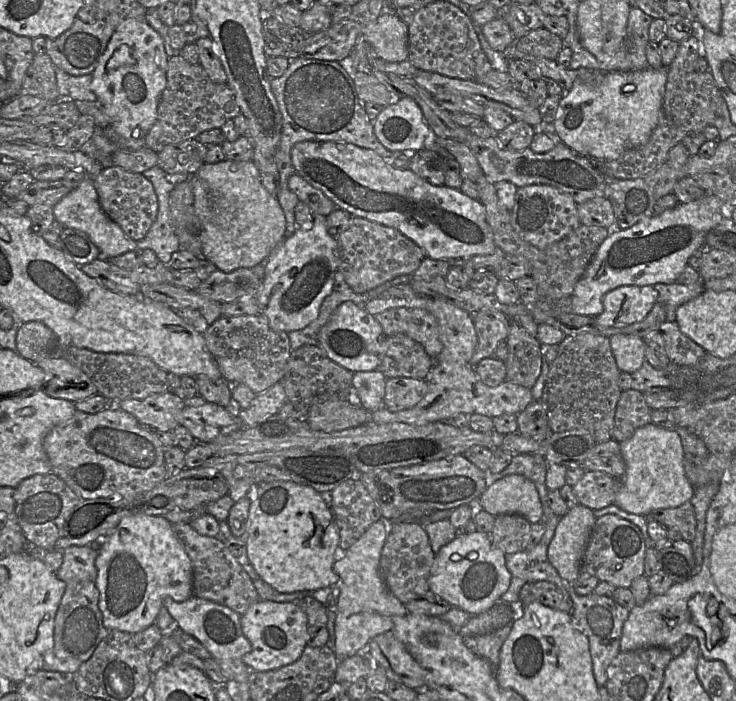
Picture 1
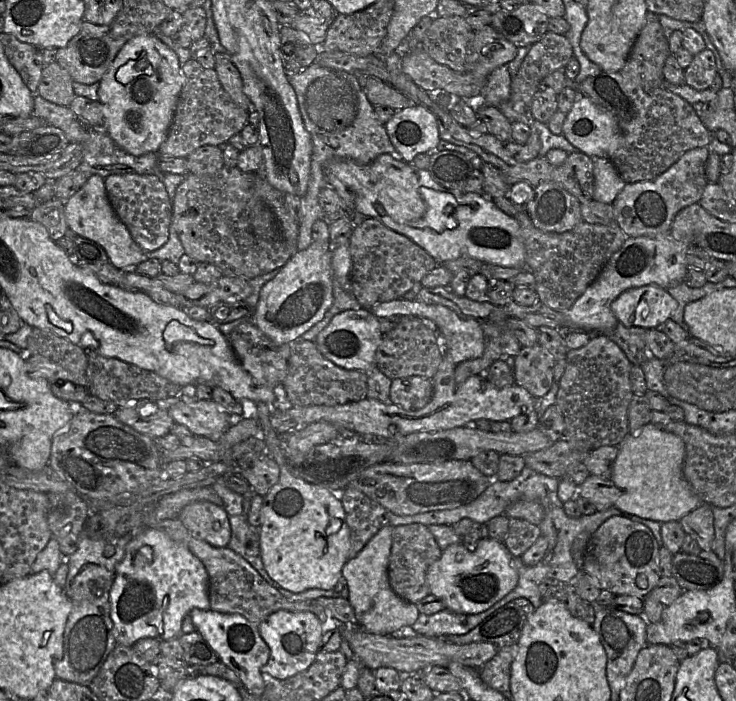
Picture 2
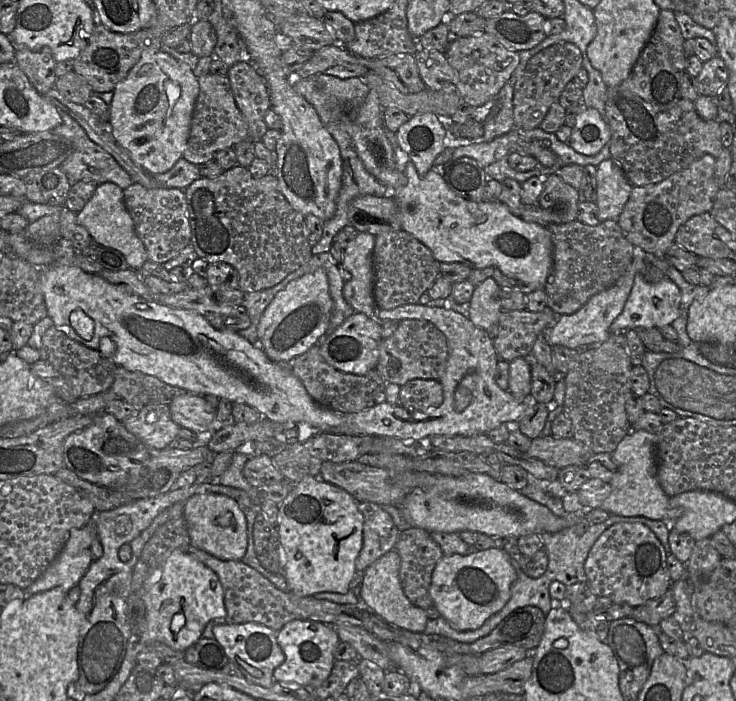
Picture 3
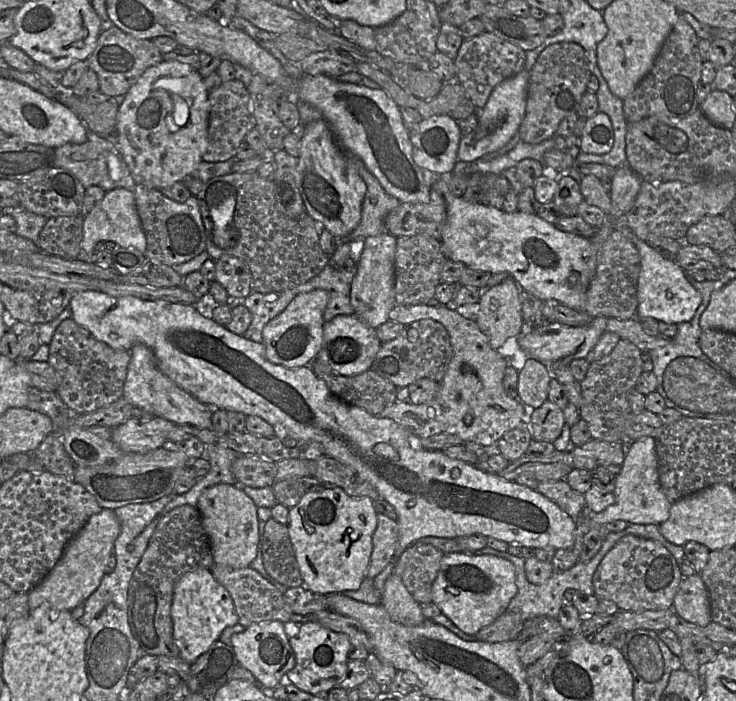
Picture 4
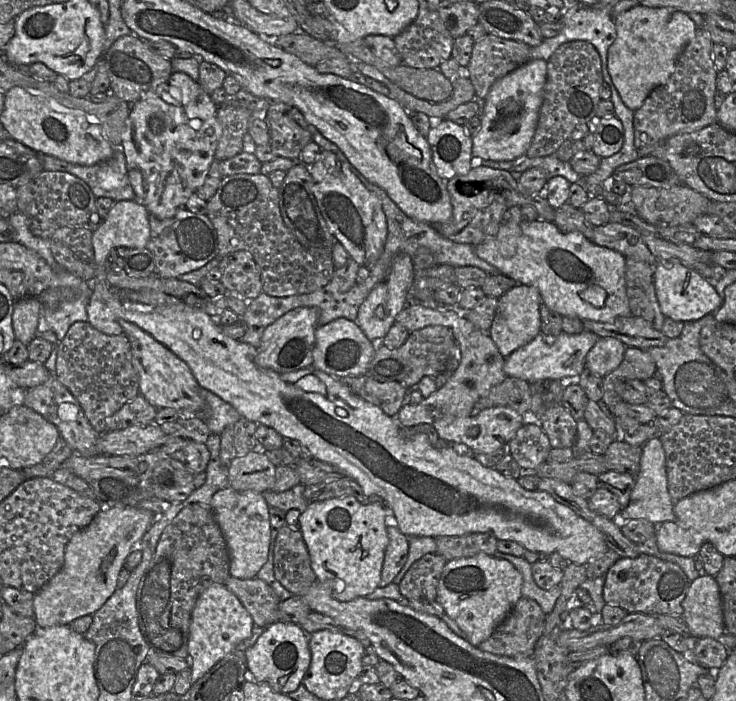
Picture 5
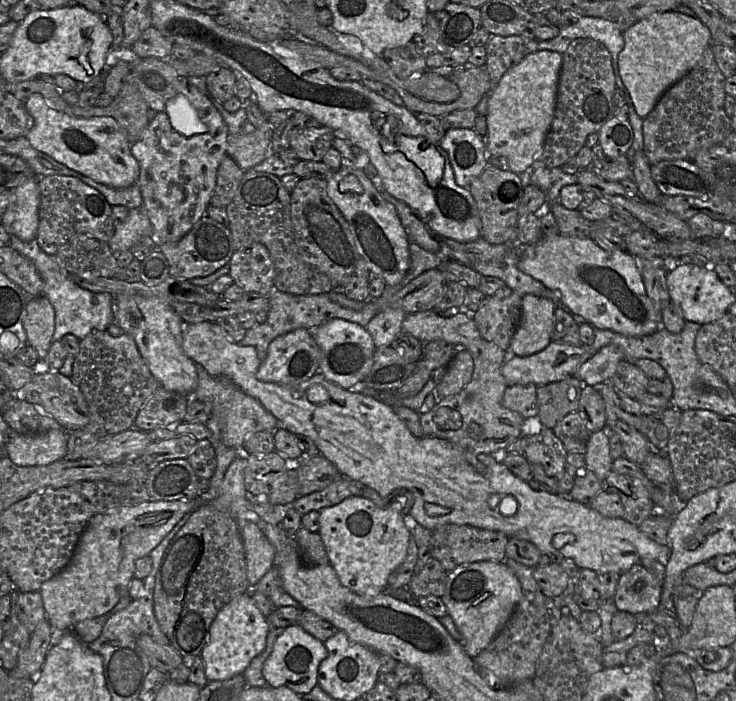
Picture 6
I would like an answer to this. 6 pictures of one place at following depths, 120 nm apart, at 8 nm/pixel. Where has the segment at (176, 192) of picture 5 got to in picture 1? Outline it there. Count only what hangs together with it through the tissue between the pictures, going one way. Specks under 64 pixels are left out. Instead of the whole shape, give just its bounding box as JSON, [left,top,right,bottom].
[90,18,167,139]

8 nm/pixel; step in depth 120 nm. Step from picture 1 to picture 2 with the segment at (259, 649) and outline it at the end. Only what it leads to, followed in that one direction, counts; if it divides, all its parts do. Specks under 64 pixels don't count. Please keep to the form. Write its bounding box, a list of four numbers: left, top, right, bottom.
[258,610,323,680]

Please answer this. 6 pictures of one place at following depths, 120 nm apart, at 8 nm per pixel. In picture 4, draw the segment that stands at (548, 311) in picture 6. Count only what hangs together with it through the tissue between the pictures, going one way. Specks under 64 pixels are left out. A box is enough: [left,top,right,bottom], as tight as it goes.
[476,278,524,349]

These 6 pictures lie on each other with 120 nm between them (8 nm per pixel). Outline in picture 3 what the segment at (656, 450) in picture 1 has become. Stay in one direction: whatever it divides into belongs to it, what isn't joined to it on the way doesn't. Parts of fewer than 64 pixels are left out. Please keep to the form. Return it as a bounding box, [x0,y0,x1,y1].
[600,429,681,522]

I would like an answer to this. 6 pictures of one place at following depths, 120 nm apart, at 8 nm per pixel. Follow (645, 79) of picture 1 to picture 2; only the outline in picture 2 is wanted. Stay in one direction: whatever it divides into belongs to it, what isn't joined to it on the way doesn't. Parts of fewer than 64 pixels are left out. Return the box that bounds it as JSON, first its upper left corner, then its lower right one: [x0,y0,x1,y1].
[562,95,619,159]

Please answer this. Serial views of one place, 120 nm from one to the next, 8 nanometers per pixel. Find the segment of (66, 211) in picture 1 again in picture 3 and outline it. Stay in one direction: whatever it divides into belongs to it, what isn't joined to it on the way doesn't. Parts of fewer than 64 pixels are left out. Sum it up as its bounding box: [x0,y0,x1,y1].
[76,182,149,270]

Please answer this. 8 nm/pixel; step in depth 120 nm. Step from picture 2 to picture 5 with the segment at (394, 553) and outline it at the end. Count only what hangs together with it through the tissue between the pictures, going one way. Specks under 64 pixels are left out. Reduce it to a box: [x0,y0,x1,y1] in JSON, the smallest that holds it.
[398,553,446,601]

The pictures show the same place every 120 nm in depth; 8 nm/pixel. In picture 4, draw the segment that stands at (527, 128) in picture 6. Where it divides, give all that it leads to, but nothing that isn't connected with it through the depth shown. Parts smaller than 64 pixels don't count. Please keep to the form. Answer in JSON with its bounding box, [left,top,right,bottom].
[457,69,530,162]

